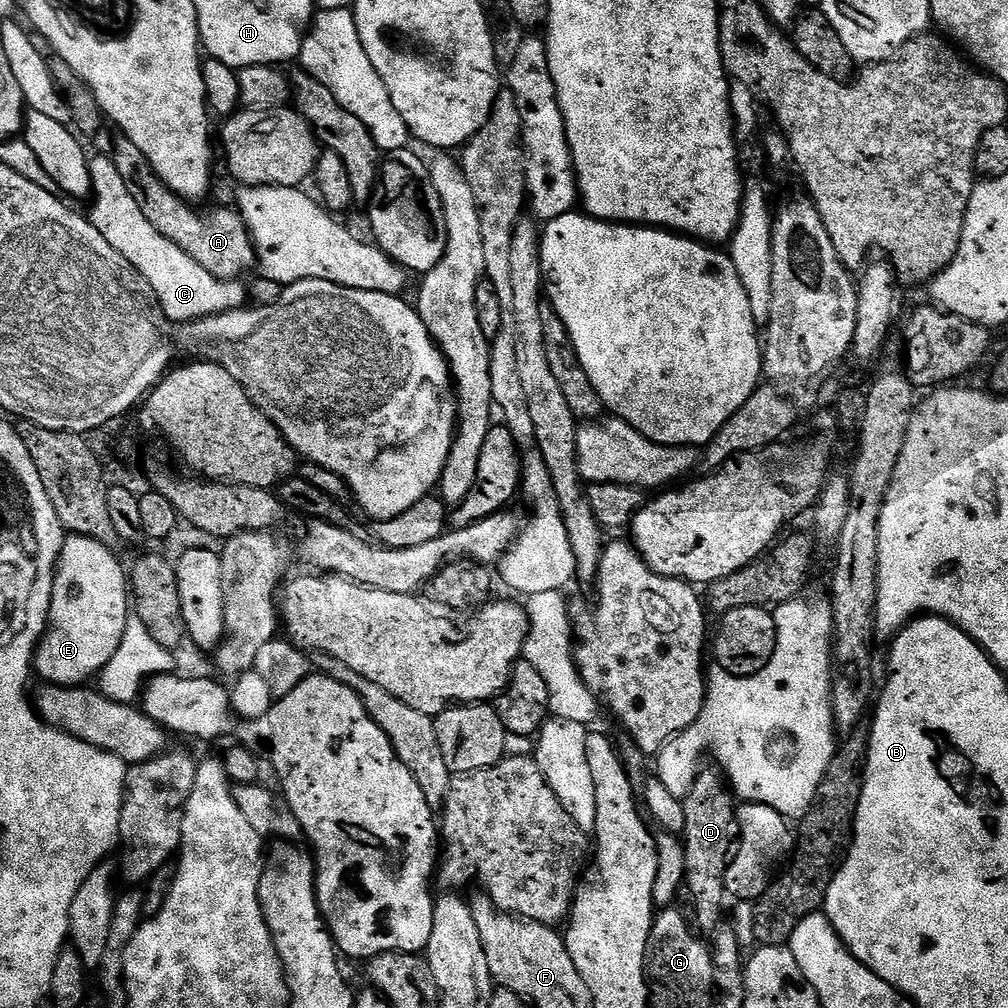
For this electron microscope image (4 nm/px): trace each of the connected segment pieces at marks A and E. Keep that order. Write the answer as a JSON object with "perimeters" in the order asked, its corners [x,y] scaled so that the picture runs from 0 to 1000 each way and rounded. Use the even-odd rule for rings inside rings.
{"perimeters":[[[[112,134],[112,147],[109,154],[121,181],[125,181],[125,188],[129,188],[129,192],[133,196],[133,200],[137,200],[141,212],[145,212],[145,216],[149,216],[149,222],[159,232],[169,236],[169,240],[173,240],[173,244],[185,248],[185,252],[188,252],[188,256],[192,256],[192,260],[196,260],[196,264],[208,268],[208,272],[213,278],[234,280],[239,277],[237,274],[242,274],[249,266],[251,269],[255,265],[254,245],[250,234],[246,230],[244,220],[233,205],[210,206],[201,214],[194,207],[197,205],[191,204],[173,188],[169,188],[165,185],[165,181],[161,181],[161,177],[157,177],[153,165],[149,165],[149,161],[145,157],[145,153],[141,153],[141,149],[137,149],[137,145],[133,145],[133,141],[129,141],[127,135]]],[[[68,531],[56,562],[48,624],[36,640],[34,667],[49,679],[83,681],[98,672],[117,645],[129,610],[129,575],[108,541]]]]}

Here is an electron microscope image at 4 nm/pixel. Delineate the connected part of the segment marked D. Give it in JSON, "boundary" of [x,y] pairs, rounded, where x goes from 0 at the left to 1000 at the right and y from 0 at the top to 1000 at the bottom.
{"boundary":[[[699,761],[691,768],[688,780],[678,791],[681,819],[677,836],[681,847],[679,881],[687,888],[687,897],[690,900],[689,920],[695,926],[709,927],[716,920],[714,912],[718,909],[718,893],[722,889],[720,867],[730,849],[734,820],[730,814],[732,798],[728,787],[717,765],[713,761],[705,761]]]}

